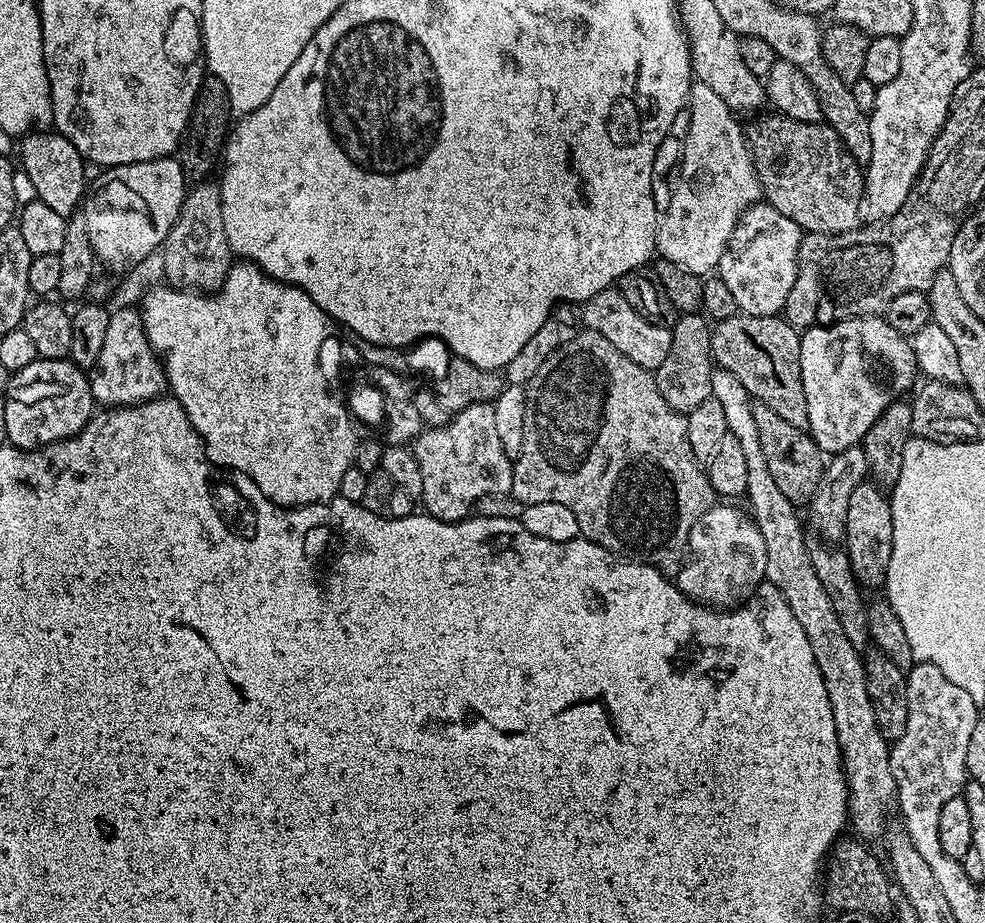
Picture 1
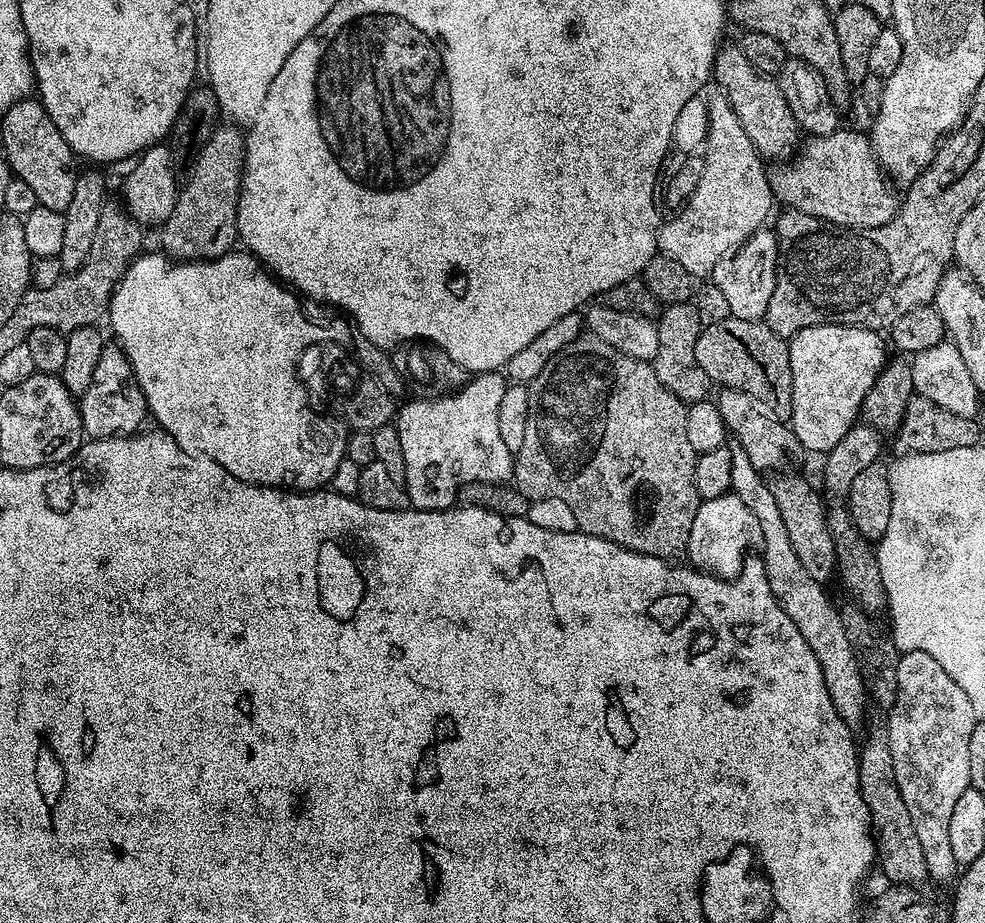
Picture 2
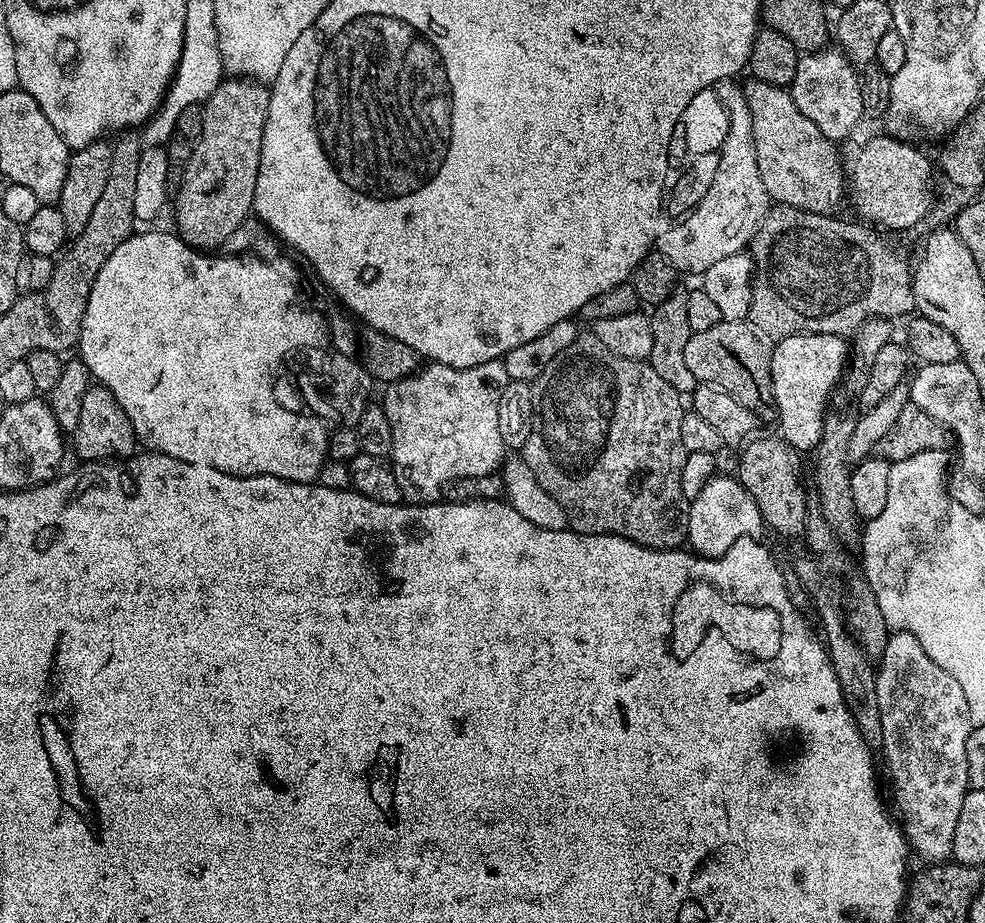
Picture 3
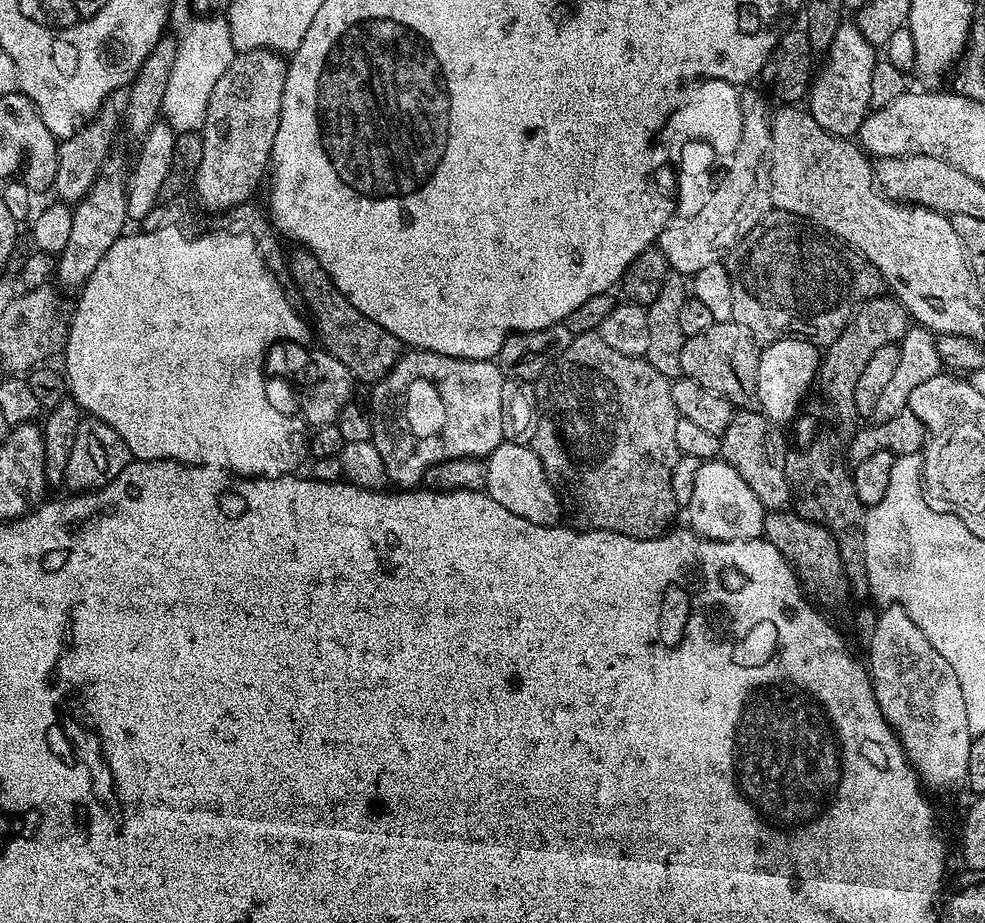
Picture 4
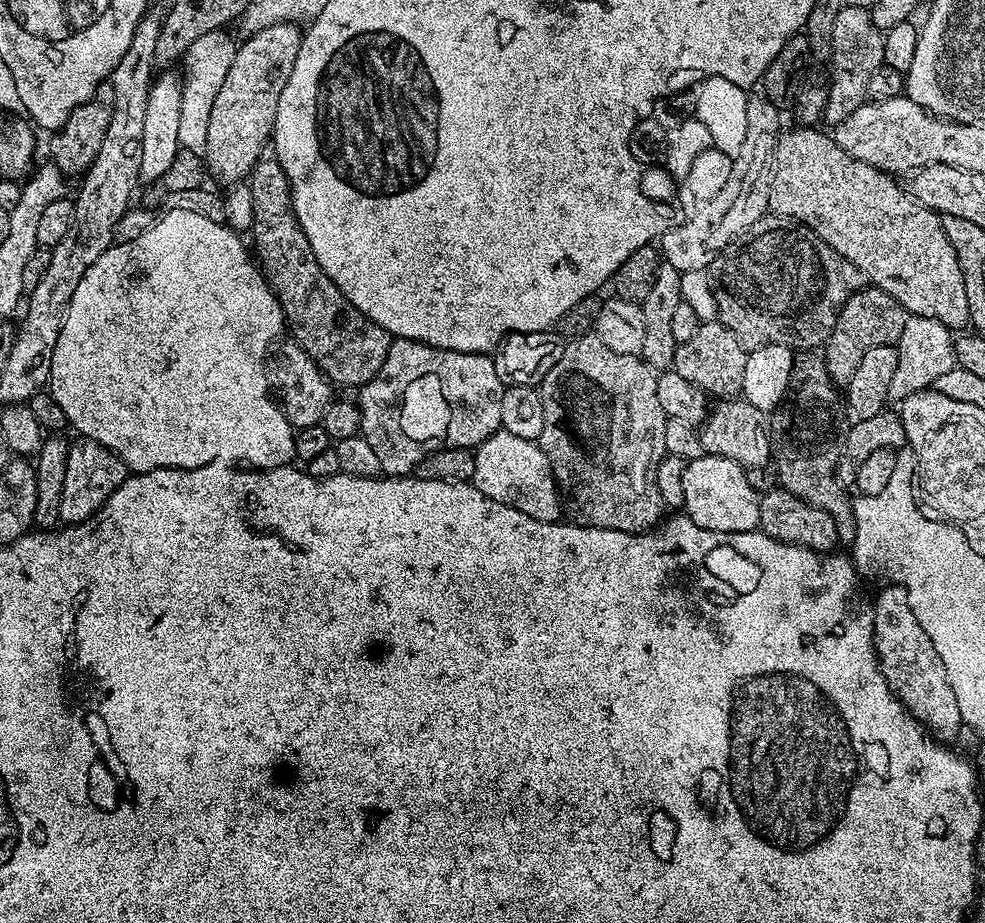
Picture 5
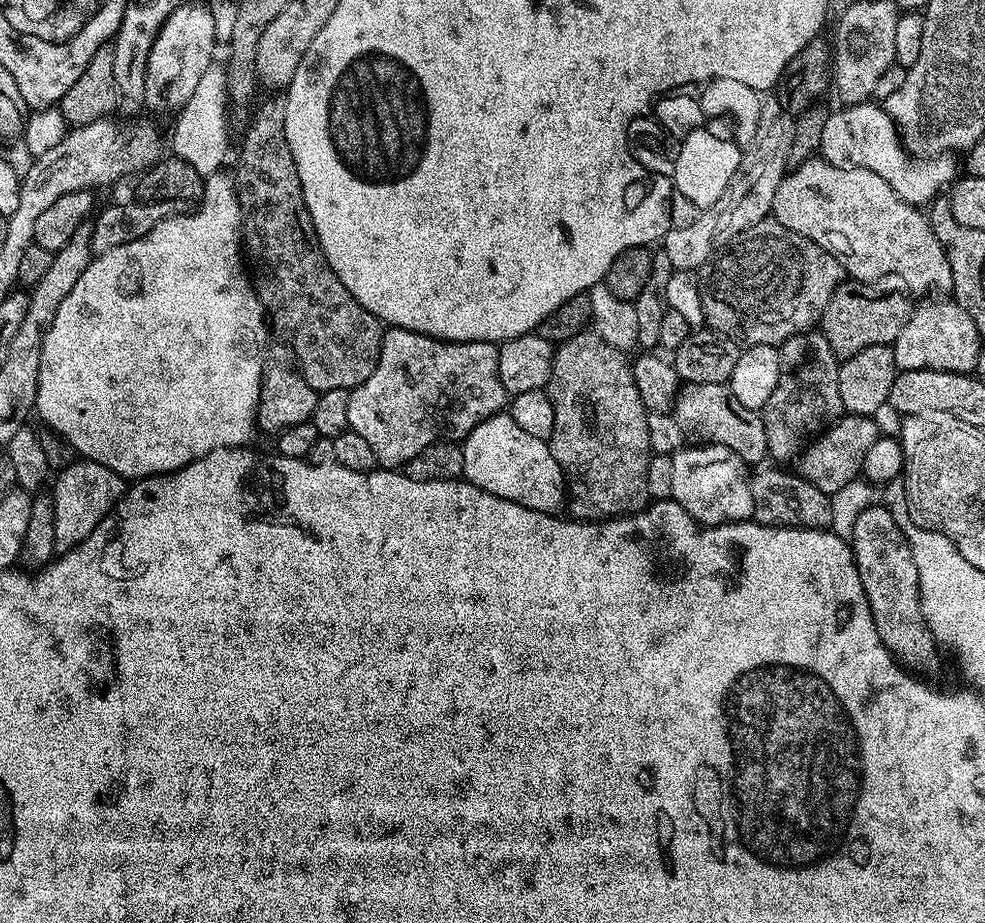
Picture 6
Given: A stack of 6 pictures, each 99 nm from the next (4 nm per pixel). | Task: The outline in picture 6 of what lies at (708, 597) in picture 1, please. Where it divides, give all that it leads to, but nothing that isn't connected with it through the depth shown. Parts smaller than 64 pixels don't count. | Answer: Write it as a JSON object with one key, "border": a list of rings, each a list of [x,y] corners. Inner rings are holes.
{"border":[[[721,444],[685,446],[673,452],[671,499],[678,501],[698,524],[738,524],[752,520],[754,498],[750,498],[749,477],[744,476],[746,465],[734,450]]]}

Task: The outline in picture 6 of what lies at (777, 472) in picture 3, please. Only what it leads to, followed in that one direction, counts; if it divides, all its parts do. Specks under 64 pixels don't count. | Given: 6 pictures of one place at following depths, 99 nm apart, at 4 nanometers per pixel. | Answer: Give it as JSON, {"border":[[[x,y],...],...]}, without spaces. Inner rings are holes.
{"border":[[[685,383],[680,391],[676,394],[676,402],[670,409],[670,415],[678,422],[678,426],[684,431],[685,437],[689,441],[701,444],[721,444],[730,450],[734,450],[734,454],[738,454],[738,458],[742,458],[745,465],[759,465],[760,459],[768,456],[768,439],[766,438],[766,430],[764,429],[764,417],[757,409],[742,406],[742,402],[738,402],[738,398],[734,398],[734,394],[725,384],[690,384]]]}

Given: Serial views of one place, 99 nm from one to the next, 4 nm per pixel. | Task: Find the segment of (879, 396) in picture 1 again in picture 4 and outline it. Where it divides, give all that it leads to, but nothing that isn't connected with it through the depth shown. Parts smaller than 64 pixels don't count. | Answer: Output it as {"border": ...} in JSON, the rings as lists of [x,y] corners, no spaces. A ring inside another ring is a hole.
{"border":[[[785,338],[767,345],[758,358],[756,404],[759,411],[777,426],[791,425],[801,411],[800,403],[803,402],[808,387],[811,384],[813,387],[817,379],[821,359],[821,349],[803,338]]]}

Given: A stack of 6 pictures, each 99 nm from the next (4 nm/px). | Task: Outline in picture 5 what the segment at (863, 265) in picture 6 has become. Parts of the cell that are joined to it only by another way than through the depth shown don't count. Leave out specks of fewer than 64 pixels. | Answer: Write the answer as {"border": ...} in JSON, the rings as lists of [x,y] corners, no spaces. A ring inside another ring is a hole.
{"border":[[[793,126],[794,128],[781,131],[780,141],[776,143],[776,155],[774,157],[774,167],[772,170],[772,185],[770,186],[770,198],[768,199],[768,212],[773,216],[785,216],[790,222],[803,226],[809,232],[816,233],[822,242],[834,249],[838,254],[842,254],[842,258],[846,258],[850,262],[854,262],[854,266],[858,266],[858,270],[864,276],[865,281],[869,285],[881,288],[886,294],[890,294],[914,316],[925,316],[926,318],[934,318],[938,322],[942,322],[949,330],[960,330],[963,324],[969,323],[968,319],[968,303],[966,302],[966,286],[962,278],[962,270],[958,266],[958,254],[954,254],[954,246],[950,242],[950,238],[944,229],[944,220],[937,213],[932,212],[926,206],[922,206],[907,191],[904,192],[895,184],[893,177],[887,172],[881,172],[880,169],[870,166],[866,162],[854,159],[846,150],[842,150],[842,146],[838,146],[838,142],[831,135],[828,136],[824,132],[819,132],[819,127],[803,127]]]}

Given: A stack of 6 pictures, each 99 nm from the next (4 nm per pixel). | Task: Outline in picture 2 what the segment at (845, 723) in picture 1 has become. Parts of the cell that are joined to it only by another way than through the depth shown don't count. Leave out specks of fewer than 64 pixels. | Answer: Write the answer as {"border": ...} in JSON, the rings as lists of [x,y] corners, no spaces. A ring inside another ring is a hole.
{"border":[[[738,443],[732,449],[732,487],[731,491],[750,509],[750,514],[758,518],[758,526],[762,530],[760,544],[766,578],[770,582],[770,590],[774,598],[786,610],[790,622],[798,626],[798,634],[806,638],[806,646],[814,650],[814,658],[818,658],[818,666],[822,666],[822,678],[826,682],[826,690],[830,694],[830,702],[834,702],[834,710],[850,726],[864,716],[870,705],[870,692],[858,662],[854,658],[854,649],[850,646],[850,638],[846,638],[846,629],[842,626],[840,608],[832,605],[828,597],[828,588],[810,578],[810,570],[805,570],[794,545],[790,543],[786,526],[782,519],[782,510],[778,510],[778,502],[774,502],[771,483],[763,480],[761,469],[755,459],[746,454],[746,450]]]}

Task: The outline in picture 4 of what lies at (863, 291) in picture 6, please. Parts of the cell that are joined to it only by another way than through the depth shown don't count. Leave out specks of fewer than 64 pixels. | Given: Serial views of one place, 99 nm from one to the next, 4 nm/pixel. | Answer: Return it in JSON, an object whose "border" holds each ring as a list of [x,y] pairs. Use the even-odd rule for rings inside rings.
{"border":[[[881,294],[860,305],[844,325],[842,334],[838,334],[833,344],[827,345],[820,361],[818,388],[820,384],[820,392],[832,407],[832,416],[840,423],[840,432],[845,438],[851,437],[858,428],[856,391],[858,378],[862,378],[862,370],[866,370],[866,362],[870,362],[882,346],[899,342],[908,333],[909,327],[909,314],[900,301],[891,295]]]}

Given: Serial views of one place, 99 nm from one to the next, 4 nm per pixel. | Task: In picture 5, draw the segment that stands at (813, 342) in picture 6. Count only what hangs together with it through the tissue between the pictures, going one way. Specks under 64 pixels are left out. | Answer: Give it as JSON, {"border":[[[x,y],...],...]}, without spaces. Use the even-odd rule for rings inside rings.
{"border":[[[816,350],[797,351],[792,357],[788,393],[770,413],[768,420],[768,437],[772,443],[774,476],[779,487],[802,498],[802,502],[810,502],[810,506],[818,506],[818,510],[826,510],[826,514],[830,514],[830,518],[834,518],[838,526],[840,544],[852,546],[856,541],[856,519],[852,516],[852,500],[844,493],[843,486],[836,481],[836,463],[842,460],[840,416],[842,420],[842,392],[830,378],[823,355]]]}

